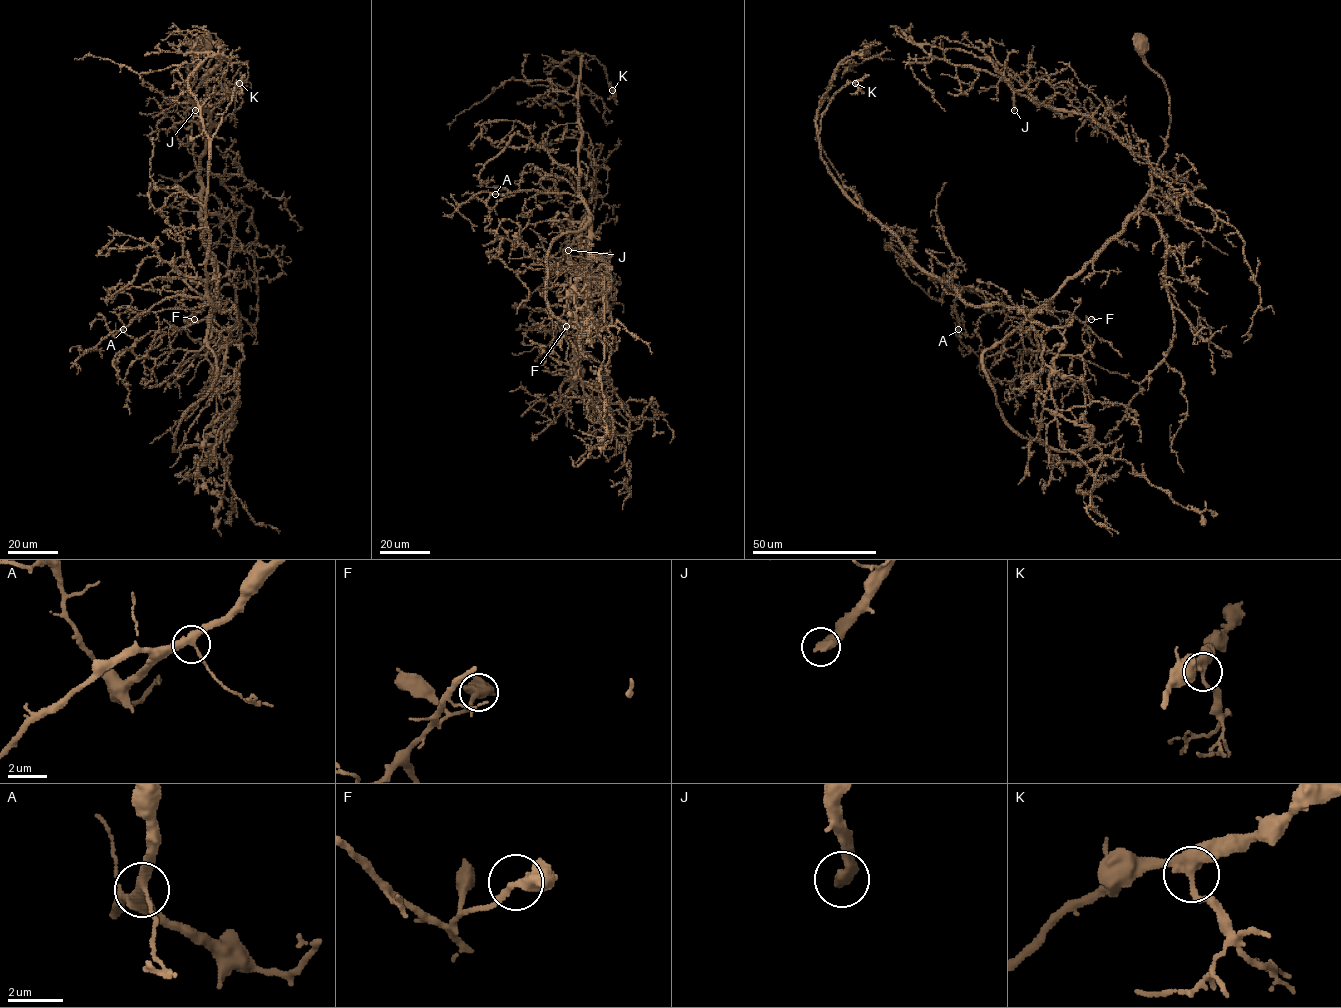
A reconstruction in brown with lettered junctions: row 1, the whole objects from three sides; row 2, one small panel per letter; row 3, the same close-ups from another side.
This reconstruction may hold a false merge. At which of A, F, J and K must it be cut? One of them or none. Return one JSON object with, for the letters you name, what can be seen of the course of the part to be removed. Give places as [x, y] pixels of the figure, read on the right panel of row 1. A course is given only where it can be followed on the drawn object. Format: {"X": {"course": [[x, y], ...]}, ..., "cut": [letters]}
{"J": {"course": [[1014, 110], [1068, 114], [1073, 110]]}, "cut": ["J"]}

